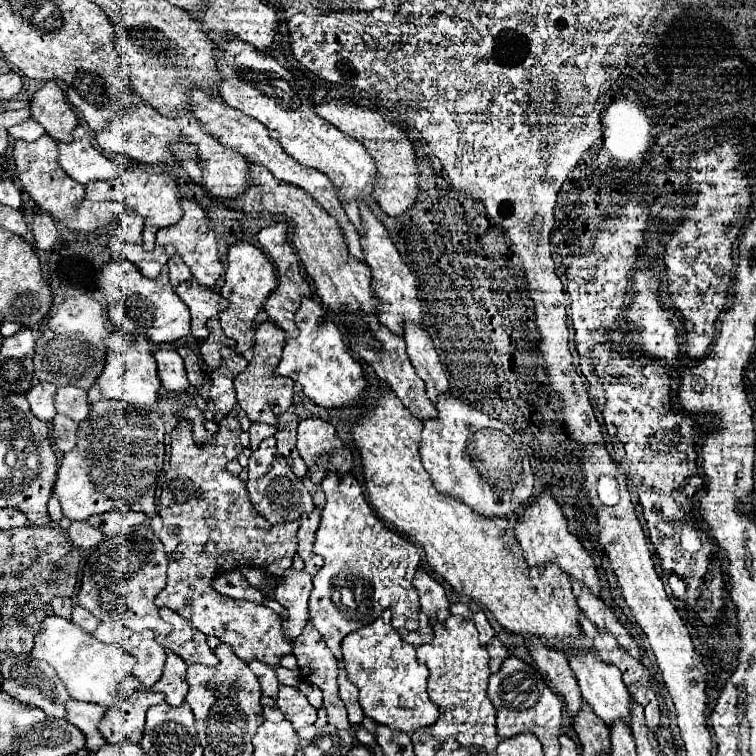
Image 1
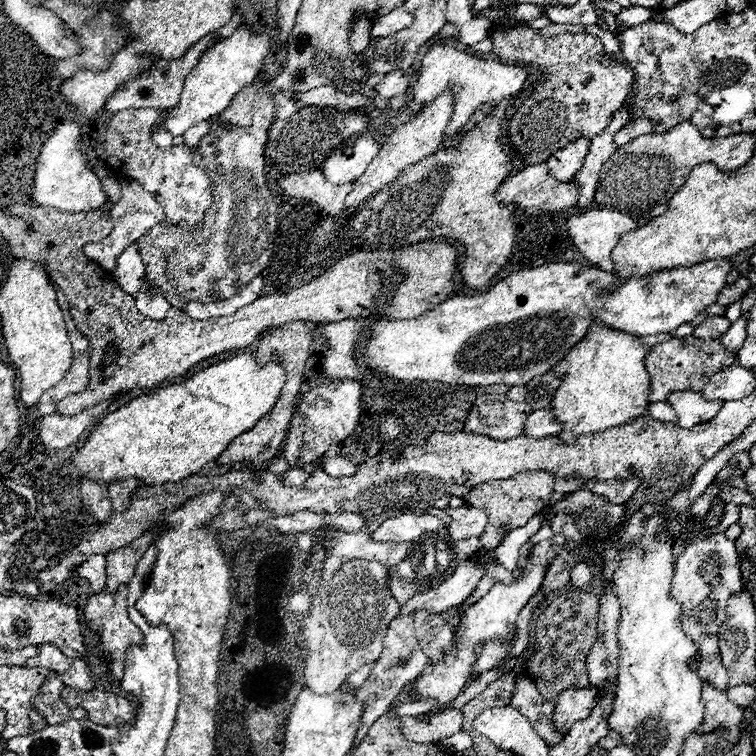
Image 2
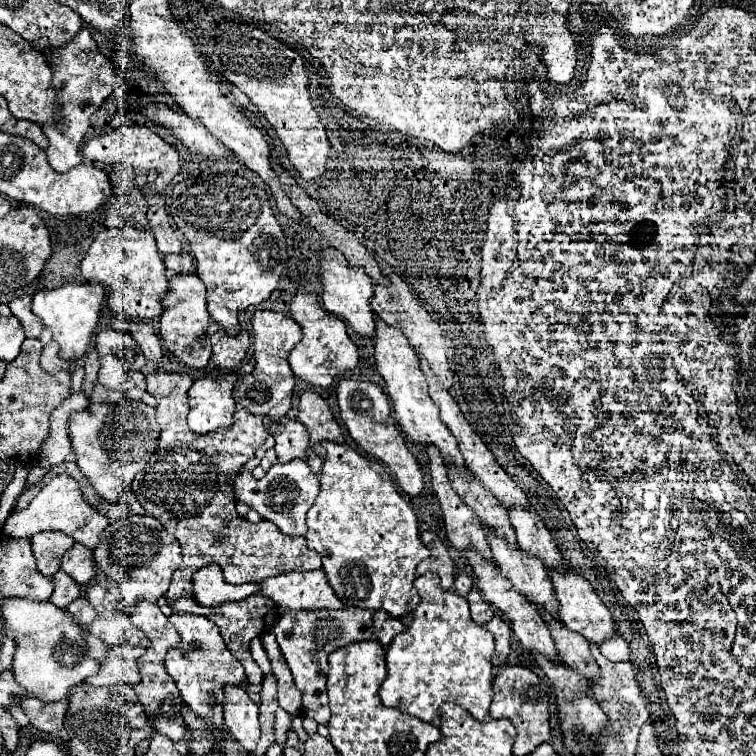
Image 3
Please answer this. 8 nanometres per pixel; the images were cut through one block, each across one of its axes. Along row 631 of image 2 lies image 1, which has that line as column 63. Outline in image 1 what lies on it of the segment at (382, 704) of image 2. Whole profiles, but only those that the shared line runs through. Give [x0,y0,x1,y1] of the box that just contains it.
[54,386,90,422]

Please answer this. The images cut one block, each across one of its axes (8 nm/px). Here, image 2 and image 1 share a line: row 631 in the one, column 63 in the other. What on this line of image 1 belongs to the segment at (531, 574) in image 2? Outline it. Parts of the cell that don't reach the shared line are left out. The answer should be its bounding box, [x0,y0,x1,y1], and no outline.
[52,400,164,522]

